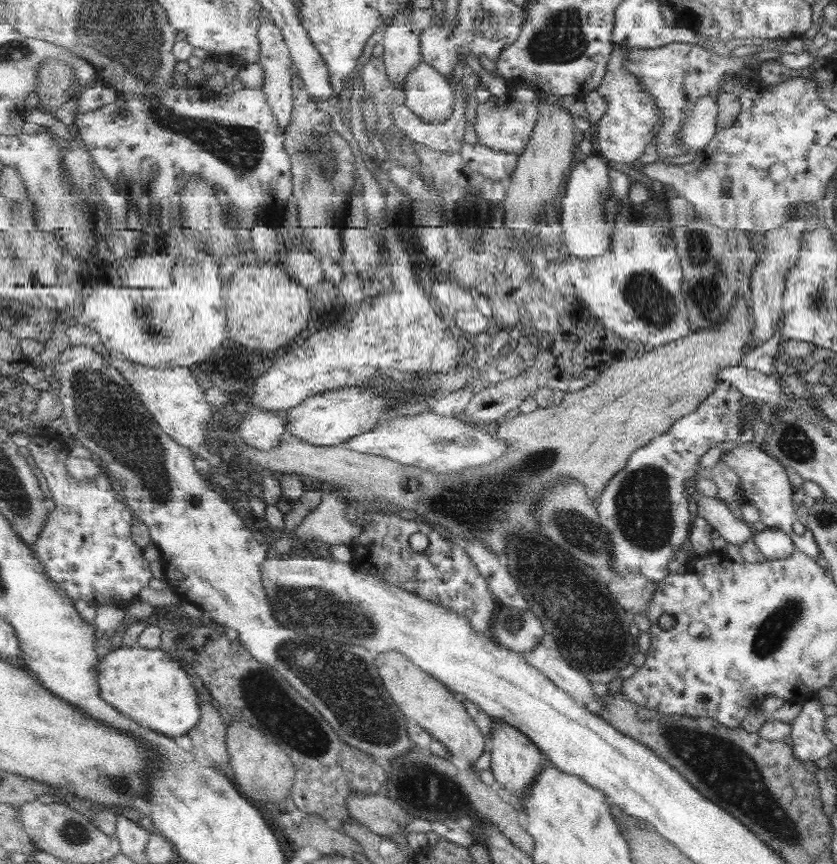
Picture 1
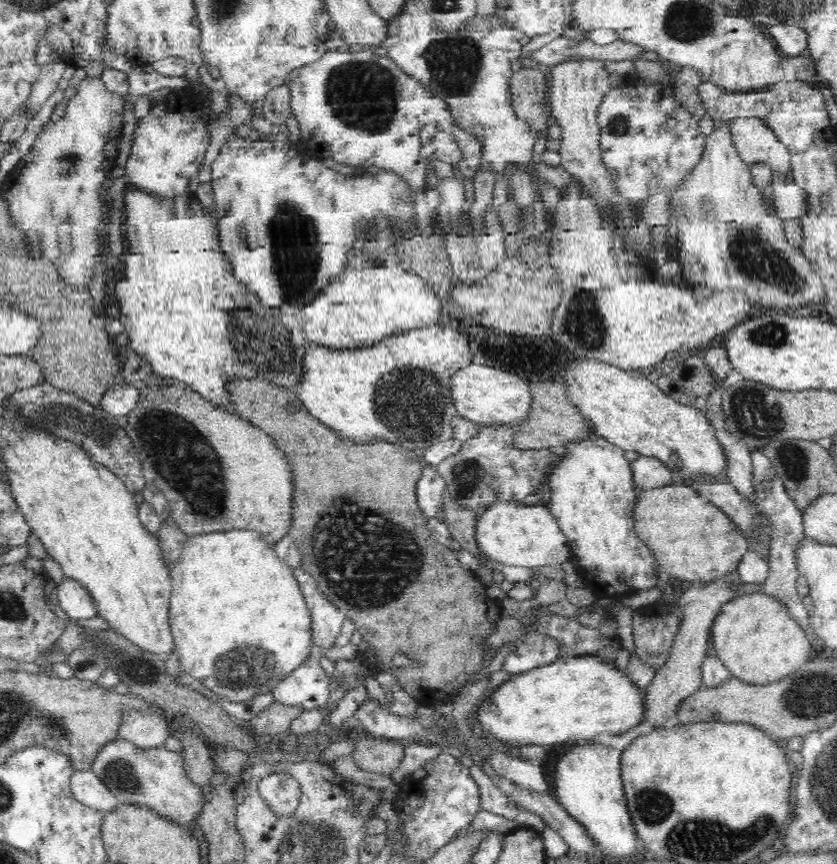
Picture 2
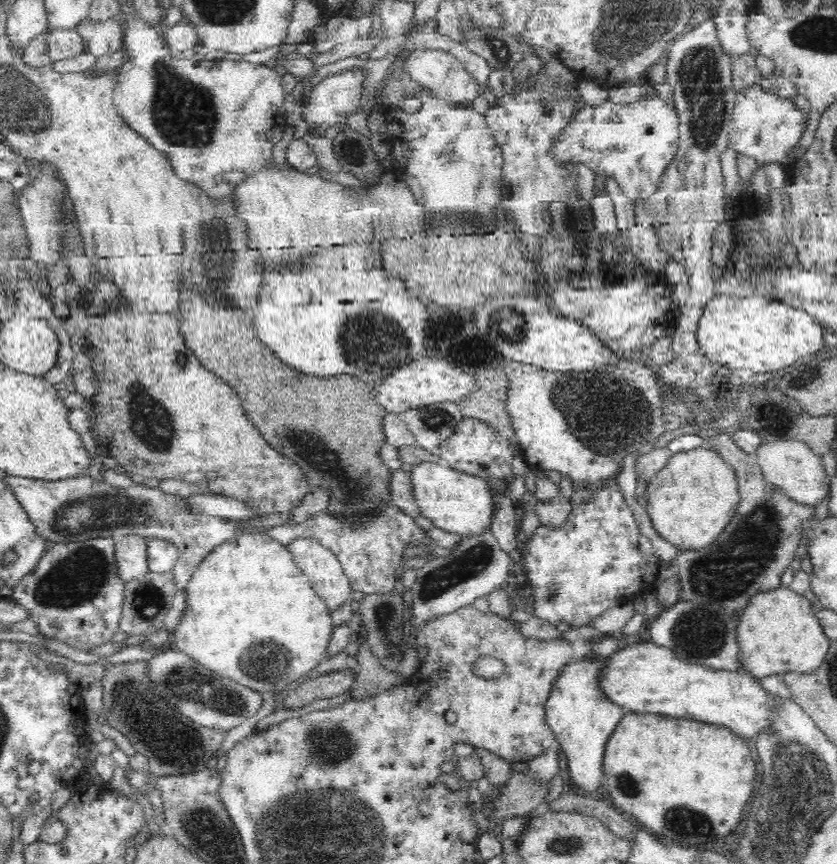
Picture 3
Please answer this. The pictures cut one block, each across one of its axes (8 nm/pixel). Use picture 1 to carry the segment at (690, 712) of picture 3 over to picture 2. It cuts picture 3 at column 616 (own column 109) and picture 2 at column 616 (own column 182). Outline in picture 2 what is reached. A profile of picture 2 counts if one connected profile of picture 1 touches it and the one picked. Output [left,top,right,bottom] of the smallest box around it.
[476,655,646,750]

